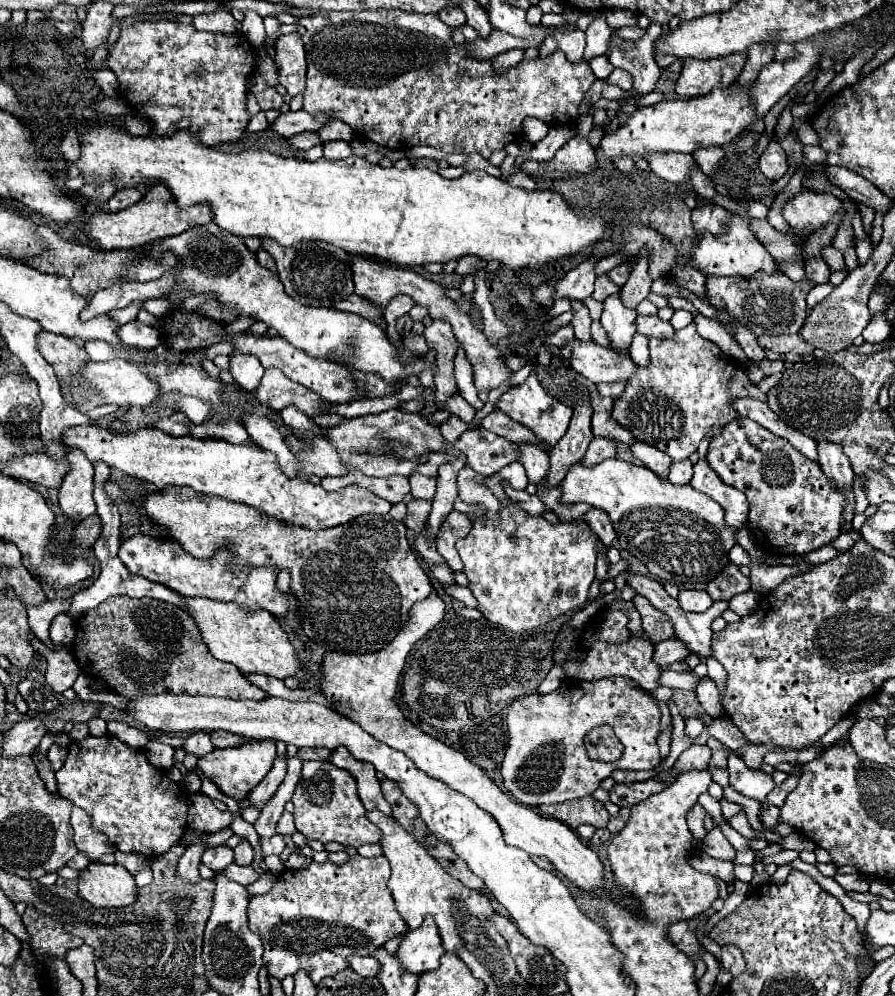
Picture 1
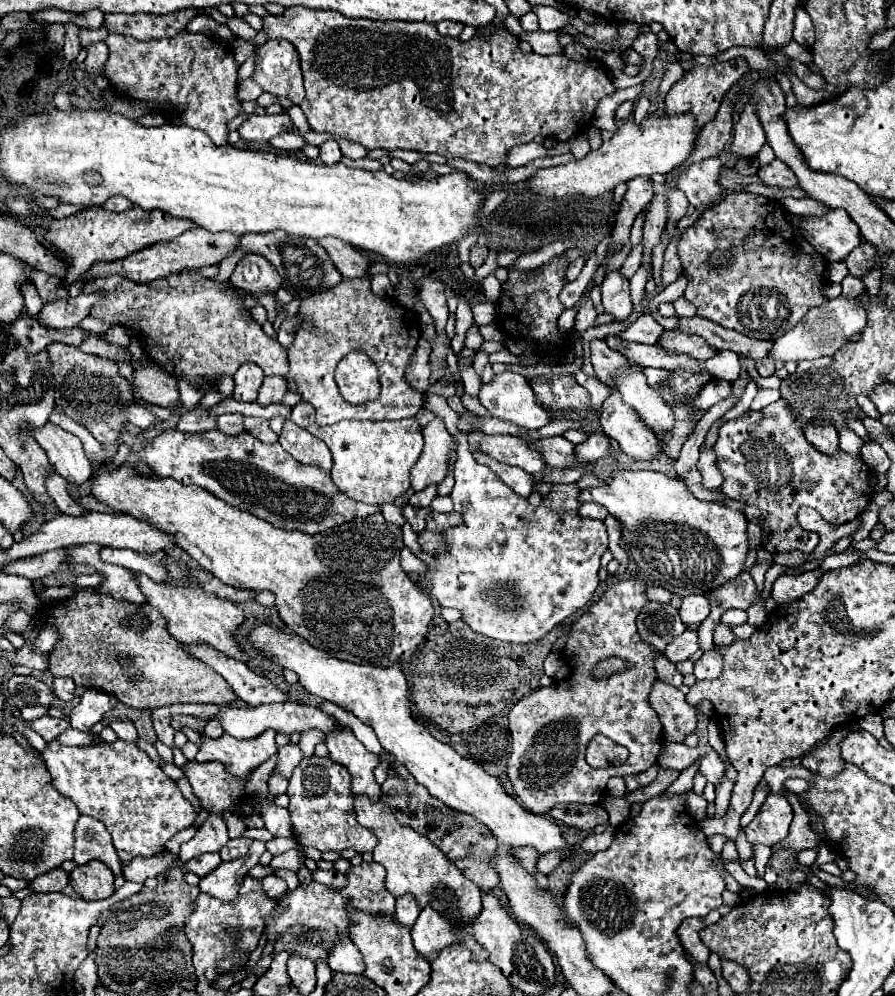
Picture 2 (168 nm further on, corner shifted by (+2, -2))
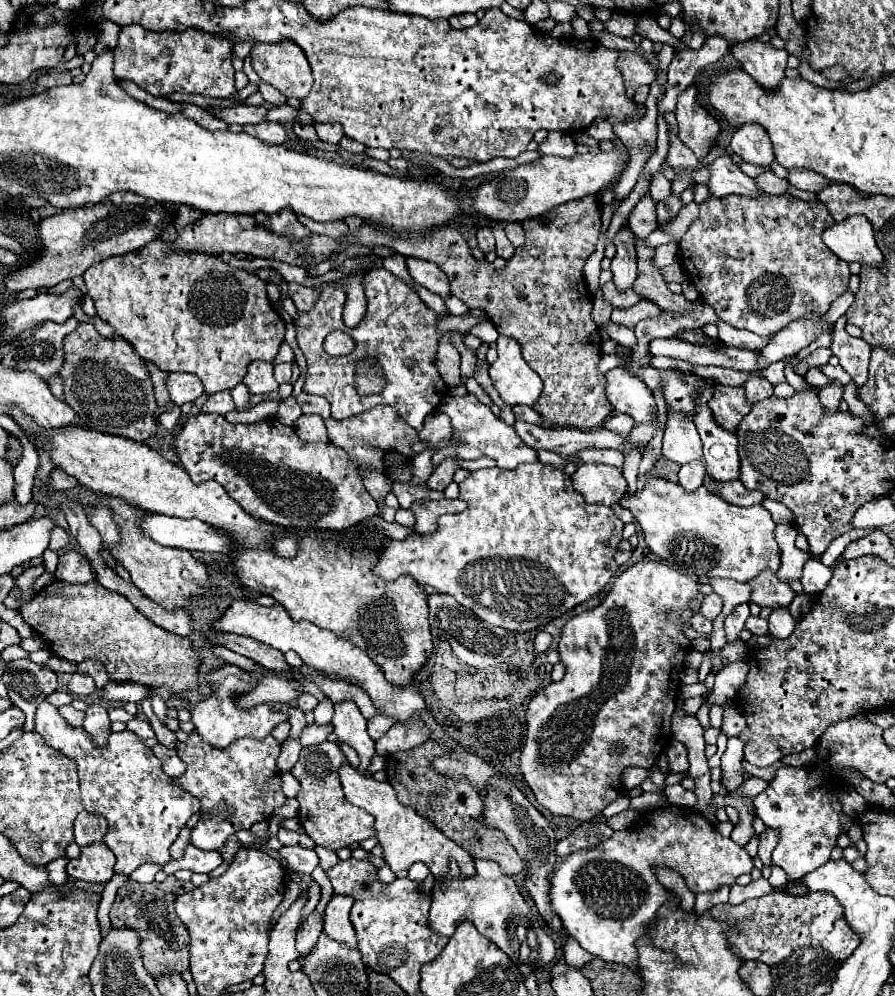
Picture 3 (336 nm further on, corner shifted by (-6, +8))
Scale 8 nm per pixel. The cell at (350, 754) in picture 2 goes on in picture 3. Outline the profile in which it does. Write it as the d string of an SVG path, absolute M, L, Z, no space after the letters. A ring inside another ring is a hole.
M342 701L334 705L334 717L332 717L334 733L338 735L338 741L348 743L356 749L360 757L360 773L366 773L372 755L376 753L374 741L366 731L366 719L362 717L360 709L354 701Z

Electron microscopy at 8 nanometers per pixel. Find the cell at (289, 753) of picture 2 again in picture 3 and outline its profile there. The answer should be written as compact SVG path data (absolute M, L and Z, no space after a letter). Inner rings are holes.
M312 723L308 727L304 727L300 739L302 739L302 747L308 747L312 743L322 743L326 741L326 737L334 731L332 725L318 725L318 723Z

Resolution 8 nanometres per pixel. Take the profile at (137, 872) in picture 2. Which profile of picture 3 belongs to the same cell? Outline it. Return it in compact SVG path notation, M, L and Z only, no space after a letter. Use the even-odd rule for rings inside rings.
M188 845L184 849L184 857L178 859L178 861L166 863L164 871L168 875L176 873L178 869L190 869L190 871L196 871L196 873L210 873L220 863L222 863L222 857L220 857L218 851L202 851L202 849L196 849L194 845Z

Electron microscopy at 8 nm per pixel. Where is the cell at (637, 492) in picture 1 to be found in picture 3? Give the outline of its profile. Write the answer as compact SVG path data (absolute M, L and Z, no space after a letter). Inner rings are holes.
M660 477L650 479L636 495L624 497L620 505L630 509L640 523L650 551L690 577L726 577L744 583L764 569L778 571L780 567L780 549L774 541L776 523L762 505L730 505L704 487L688 493Z

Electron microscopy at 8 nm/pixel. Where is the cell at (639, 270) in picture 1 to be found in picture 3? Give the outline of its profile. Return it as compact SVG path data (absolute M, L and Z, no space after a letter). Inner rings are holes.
M682 169L682 173L676 175L676 179L674 179L674 183L672 183L672 193L674 193L674 195L680 195L688 185L694 183L692 177L690 177L690 173L692 173L692 169Z

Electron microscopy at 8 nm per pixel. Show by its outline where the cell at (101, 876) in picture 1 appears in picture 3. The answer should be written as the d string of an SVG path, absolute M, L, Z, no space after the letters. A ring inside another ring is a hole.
M92 843L80 847L80 855L70 859L66 871L72 879L82 879L88 883L106 883L114 875L114 853L104 843Z

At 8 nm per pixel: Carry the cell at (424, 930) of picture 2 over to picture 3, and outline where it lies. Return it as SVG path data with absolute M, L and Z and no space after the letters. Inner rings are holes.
M486 859L472 861L476 867L476 873L472 877L462 879L458 865L450 861L446 885L440 879L436 879L432 889L430 927L444 937L452 937L458 923L470 921L484 937L488 937L504 953L508 953L508 957L520 969L522 975L530 975L536 969L548 967L556 957L556 945L540 927L540 921L534 917L528 903L520 895L514 879L510 875L504 875L496 861Z

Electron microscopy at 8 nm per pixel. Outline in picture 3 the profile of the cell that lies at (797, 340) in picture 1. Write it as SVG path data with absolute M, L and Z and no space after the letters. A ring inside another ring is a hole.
M646 239L636 241L638 251L638 279L634 283L634 291L650 301L654 301L664 311L674 313L688 313L692 309L692 303L686 301L684 295L676 295L668 289L666 281L662 279L662 271L654 267L652 259L656 249L646 243Z

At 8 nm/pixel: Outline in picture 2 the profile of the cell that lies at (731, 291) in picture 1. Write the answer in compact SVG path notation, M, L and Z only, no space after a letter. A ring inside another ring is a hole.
M732 193L726 199L722 199L718 205L708 207L680 237L678 243L678 255L684 265L684 273L688 275L690 283L686 287L684 297L696 307L696 315L706 317L710 321L720 323L722 327L734 329L742 335L754 337L754 339L778 339L780 335L788 333L796 323L806 315L808 309L824 303L822 289L826 285L826 259L816 253L808 241L800 235L800 217L790 215L778 205L776 201L770 201L752 193ZM768 209L770 209L770 239L766 239L764 247L758 247L754 251L742 249L742 241L752 233L766 233L768 235ZM716 249L734 249L734 261L726 267L712 267L710 255Z

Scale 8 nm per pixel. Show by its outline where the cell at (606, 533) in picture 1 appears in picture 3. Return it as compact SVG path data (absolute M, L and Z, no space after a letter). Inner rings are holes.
M580 465L572 475L574 489L582 493L584 501L612 505L622 499L627 491L627 481L622 471L610 465Z

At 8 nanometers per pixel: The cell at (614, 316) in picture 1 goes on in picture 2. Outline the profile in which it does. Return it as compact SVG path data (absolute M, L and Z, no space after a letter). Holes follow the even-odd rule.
M608 273L604 277L602 285L602 305L608 315L614 317L614 321L626 321L632 313L632 303L630 303L630 289L628 289L628 279L624 279L620 273Z

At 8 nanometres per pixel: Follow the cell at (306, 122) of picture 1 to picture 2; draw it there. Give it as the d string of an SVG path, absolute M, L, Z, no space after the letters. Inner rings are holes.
M288 113L280 115L250 115L238 129L240 137L246 141L270 141L274 135L290 131L294 127Z

